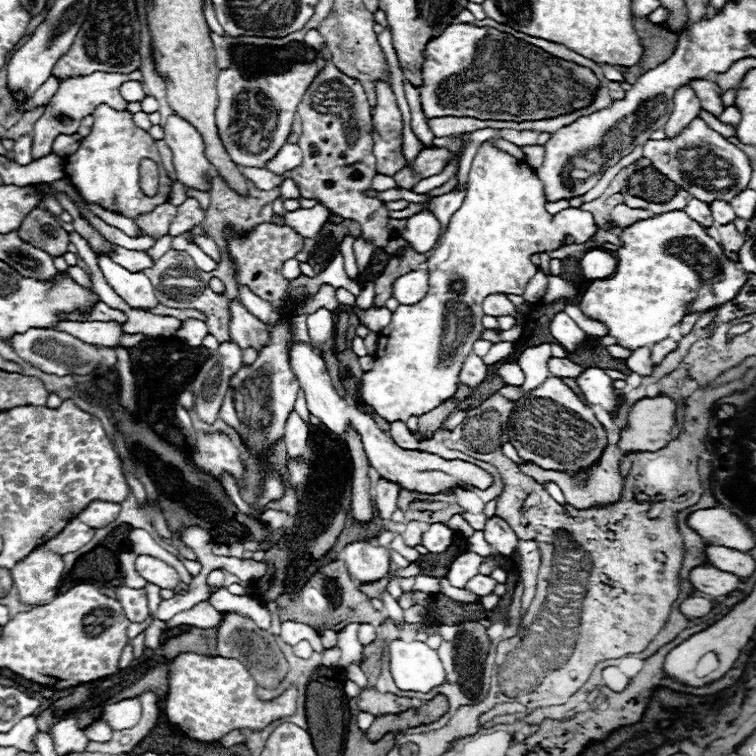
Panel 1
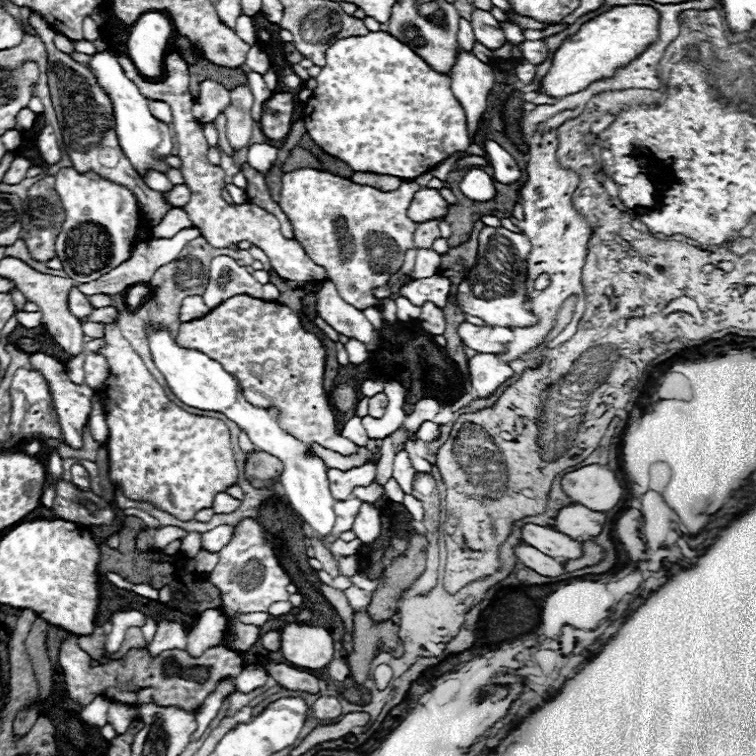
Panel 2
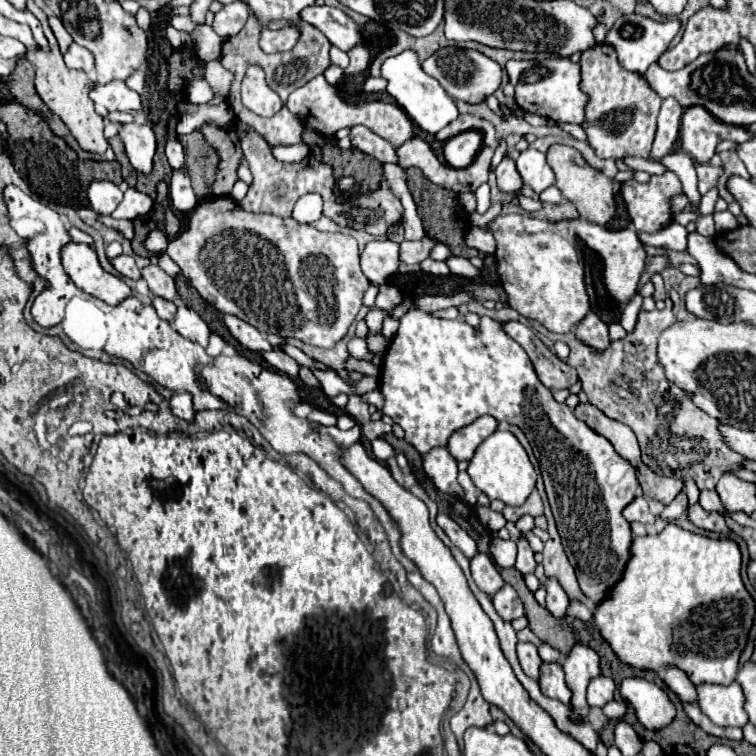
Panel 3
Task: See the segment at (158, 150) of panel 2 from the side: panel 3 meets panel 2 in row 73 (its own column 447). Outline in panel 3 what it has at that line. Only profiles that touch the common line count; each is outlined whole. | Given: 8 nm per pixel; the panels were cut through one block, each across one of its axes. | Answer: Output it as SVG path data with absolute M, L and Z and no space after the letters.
M404 50L396 56L386 58L386 62L382 64L382 78L388 80L386 92L392 98L396 98L398 106L402 106L406 110L406 114L414 120L414 124L420 126L422 130L436 134L446 124L450 124L452 120L458 118L458 108L456 108L454 100L448 96L448 92L444 92L444 88L440 86L440 82L436 78L428 76L422 70L416 50Z

